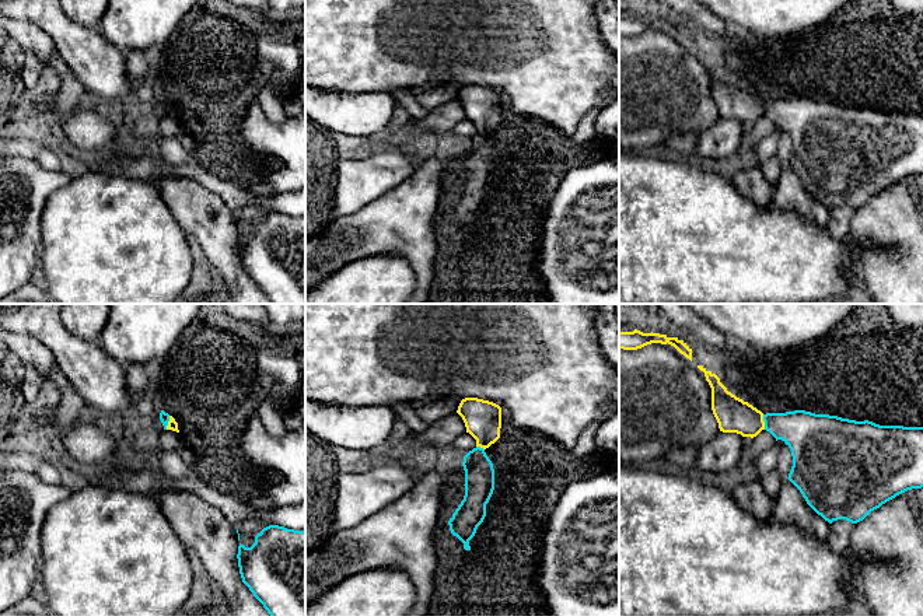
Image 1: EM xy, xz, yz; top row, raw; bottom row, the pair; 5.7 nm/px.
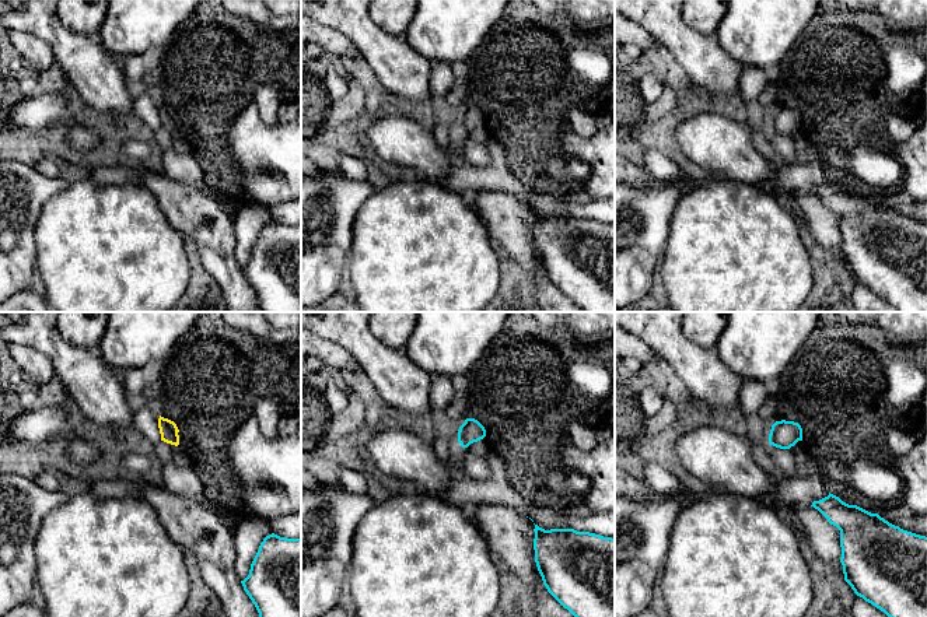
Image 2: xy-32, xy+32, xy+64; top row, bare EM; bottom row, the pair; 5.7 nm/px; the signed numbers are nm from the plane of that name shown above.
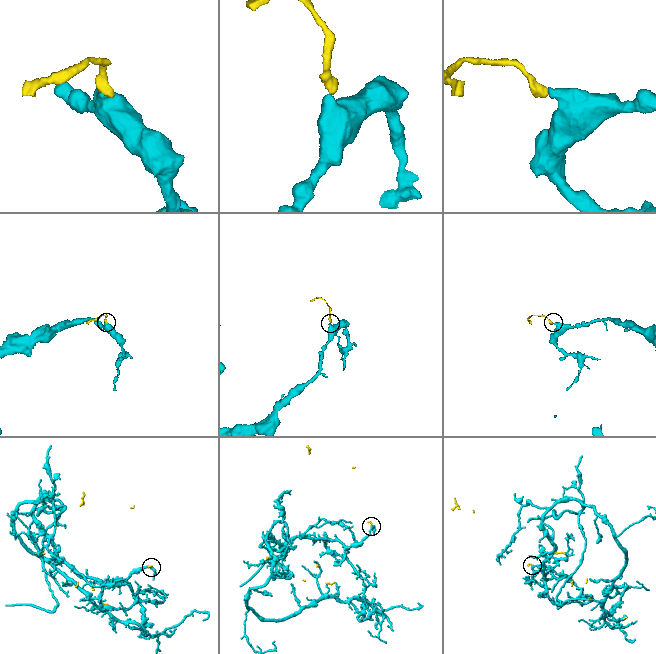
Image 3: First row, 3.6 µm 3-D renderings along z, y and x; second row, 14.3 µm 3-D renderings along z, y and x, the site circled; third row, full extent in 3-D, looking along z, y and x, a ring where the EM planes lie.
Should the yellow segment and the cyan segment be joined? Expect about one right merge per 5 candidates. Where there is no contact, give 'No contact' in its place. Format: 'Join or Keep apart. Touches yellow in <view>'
Keep apart. Touches yellow in yz

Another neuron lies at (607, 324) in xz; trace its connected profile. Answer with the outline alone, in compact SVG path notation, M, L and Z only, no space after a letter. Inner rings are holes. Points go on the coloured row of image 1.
M601 304L595 308L595 330L605 358L619 367L619 304Z

